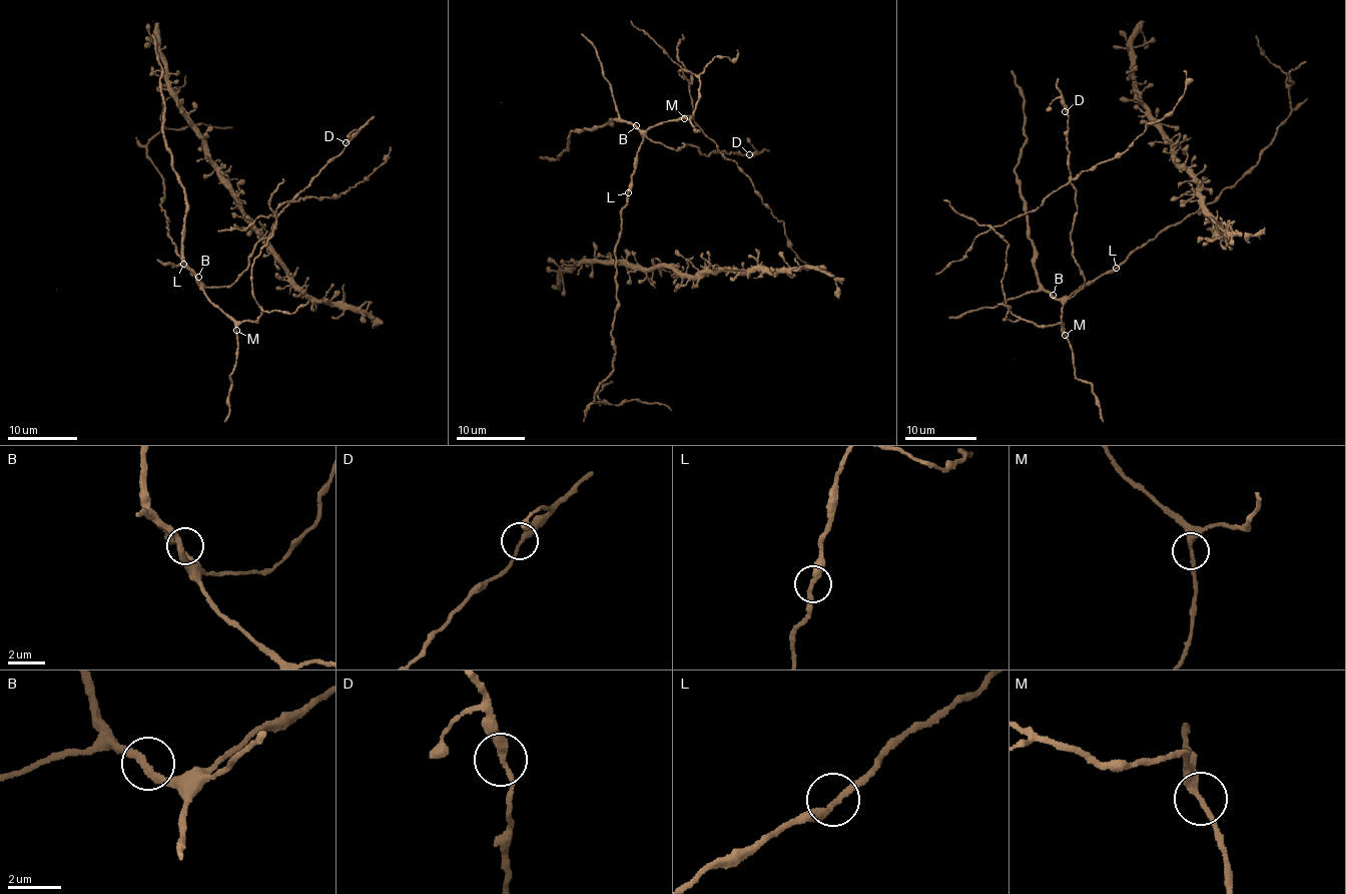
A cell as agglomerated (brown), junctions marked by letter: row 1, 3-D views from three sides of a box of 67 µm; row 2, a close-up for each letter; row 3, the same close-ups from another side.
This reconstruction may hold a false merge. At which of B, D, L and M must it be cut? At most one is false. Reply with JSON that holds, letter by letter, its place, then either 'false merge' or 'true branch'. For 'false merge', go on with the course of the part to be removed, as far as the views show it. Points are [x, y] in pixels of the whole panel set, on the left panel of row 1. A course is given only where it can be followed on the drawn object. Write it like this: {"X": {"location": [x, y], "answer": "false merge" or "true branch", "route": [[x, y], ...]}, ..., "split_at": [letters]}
{"B": {"location": [198, 277], "answer": "true branch"}, "D": {"location": [346, 142], "answer": "true branch"}, "L": {"location": [183, 264], "answer": "true branch"}, "M": {"location": [236, 330], "answer": "true branch"}, "split_at": []}

